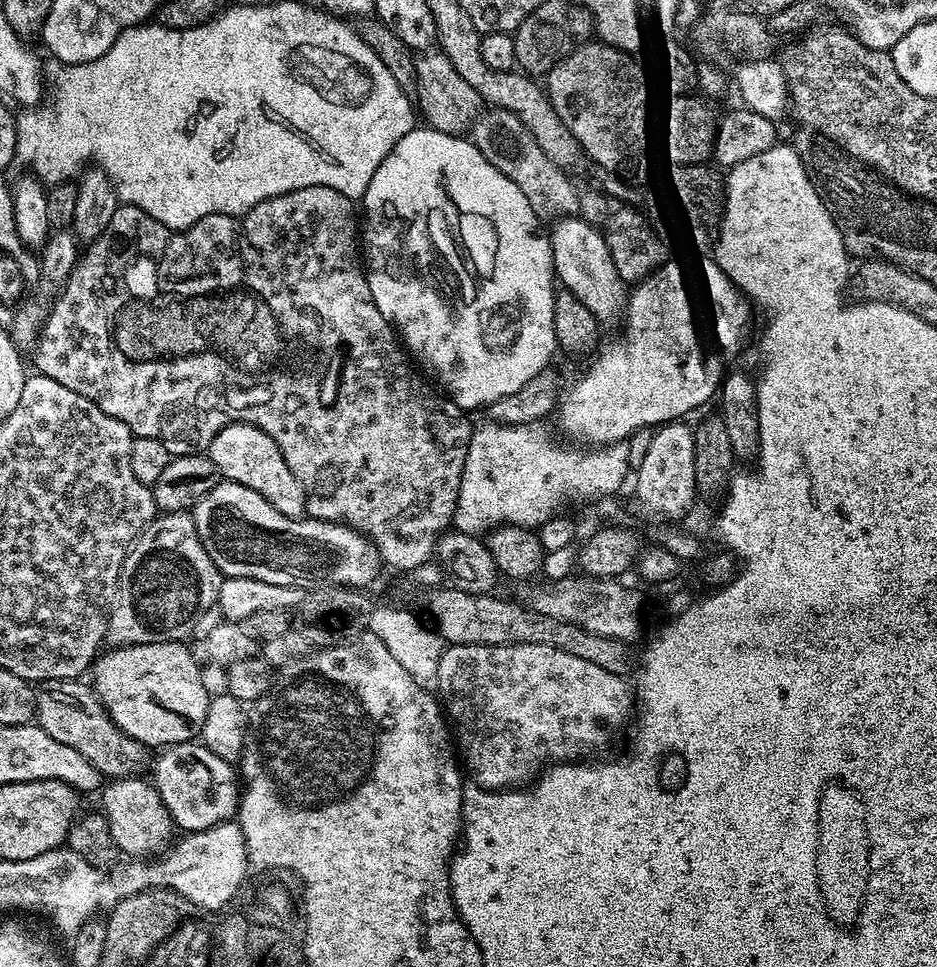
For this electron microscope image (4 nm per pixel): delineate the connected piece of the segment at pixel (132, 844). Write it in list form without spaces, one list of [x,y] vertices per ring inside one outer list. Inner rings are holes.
[[[131,775],[109,779],[99,793],[99,796],[101,795],[99,807],[103,811],[106,822],[110,826],[110,834],[121,853],[156,854],[169,843],[168,835],[174,832],[172,817],[168,815],[155,787],[147,779],[144,779],[145,781],[136,779],[140,778]]]

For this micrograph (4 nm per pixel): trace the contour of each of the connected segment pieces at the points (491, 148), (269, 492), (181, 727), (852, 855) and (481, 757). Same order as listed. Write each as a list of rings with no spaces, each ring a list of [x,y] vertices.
[[[493,107],[481,111],[470,125],[470,139],[490,166],[494,166],[506,178],[510,178],[510,182],[514,182],[514,186],[518,186],[518,190],[526,194],[530,206],[541,217],[563,218],[577,215],[577,187],[574,188],[564,177],[565,169],[559,168],[550,158],[546,158],[542,146],[538,146],[530,130],[513,112]]]
[[[228,424],[210,442],[207,456],[218,466],[221,477],[233,480],[242,486],[250,486],[250,490],[258,490],[274,510],[292,520],[299,520],[306,512],[306,497],[303,486],[290,474],[290,466],[282,458],[276,443],[262,430],[249,424]]]
[[[179,640],[170,642],[150,642],[149,644],[126,644],[97,655],[91,669],[91,687],[100,705],[108,711],[108,716],[132,740],[163,750],[169,744],[186,744],[195,741],[206,720],[209,692],[202,686],[201,664],[192,655],[187,643]]]
[[[833,782],[820,795],[818,818],[820,837],[816,873],[824,909],[833,924],[852,926],[861,919],[864,892],[868,889],[868,834],[864,831],[864,801],[853,789]]]
[[[449,644],[441,654],[435,683],[440,684],[438,696],[454,729],[454,740],[467,775],[472,775],[481,788],[507,790],[523,785],[549,762],[576,762],[587,757],[584,756],[587,752],[602,747],[608,740],[608,731],[618,727],[624,715],[634,708],[630,684],[624,678],[594,666],[594,662],[586,662],[586,658],[554,650],[554,646]]]

